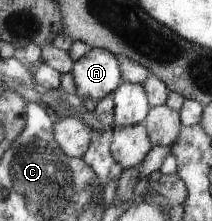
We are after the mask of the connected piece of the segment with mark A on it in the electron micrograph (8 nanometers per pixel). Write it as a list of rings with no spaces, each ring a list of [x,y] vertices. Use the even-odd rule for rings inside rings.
[[[92,49],[73,63],[70,70],[81,98],[101,100],[123,83],[120,58],[105,49]]]

